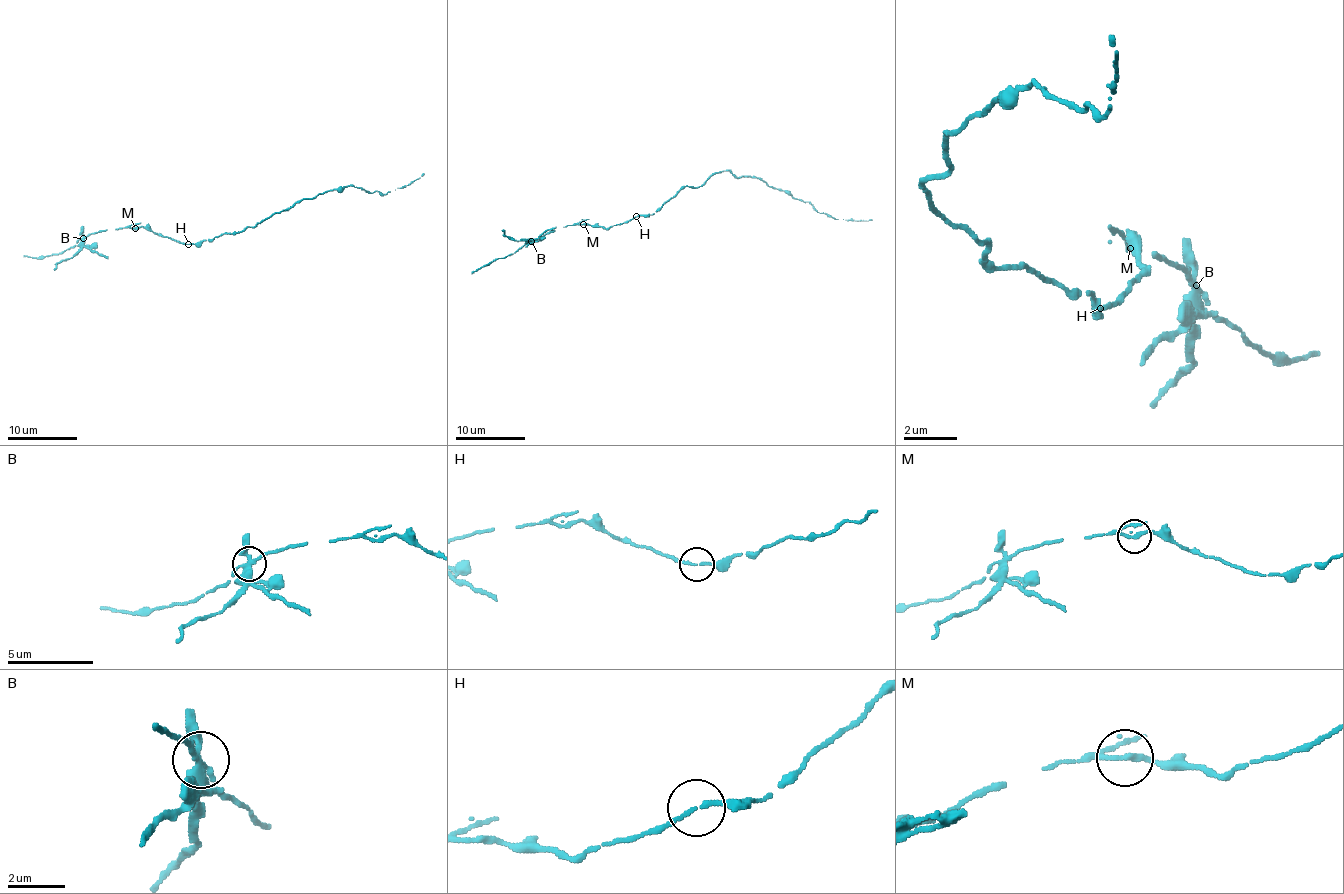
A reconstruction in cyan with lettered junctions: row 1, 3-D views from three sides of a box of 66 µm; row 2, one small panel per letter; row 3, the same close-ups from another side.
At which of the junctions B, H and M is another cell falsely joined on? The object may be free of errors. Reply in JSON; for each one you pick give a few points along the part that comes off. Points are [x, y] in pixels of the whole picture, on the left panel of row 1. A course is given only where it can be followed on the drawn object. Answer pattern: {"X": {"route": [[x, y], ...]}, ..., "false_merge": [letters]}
{"B": {"route": [[83, 238], [83, 245], [71, 257], [62, 259], [55, 270]]}, "false_merge": ["B"]}

